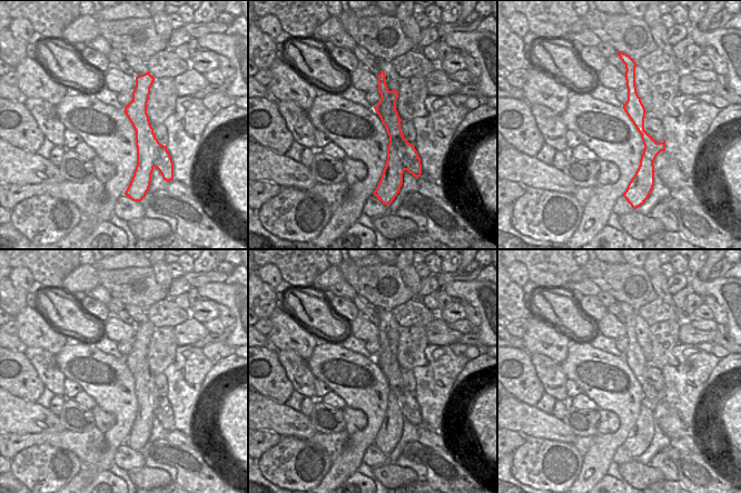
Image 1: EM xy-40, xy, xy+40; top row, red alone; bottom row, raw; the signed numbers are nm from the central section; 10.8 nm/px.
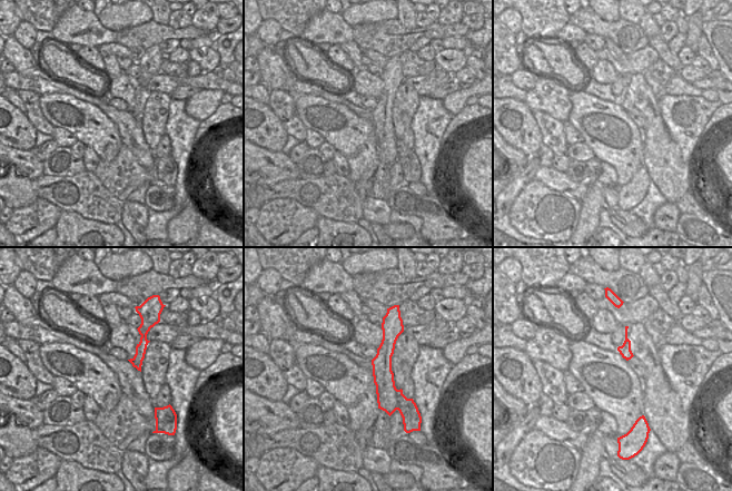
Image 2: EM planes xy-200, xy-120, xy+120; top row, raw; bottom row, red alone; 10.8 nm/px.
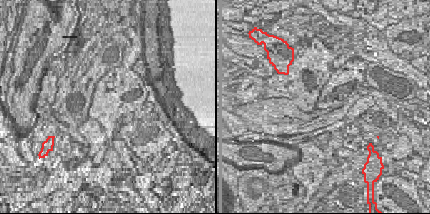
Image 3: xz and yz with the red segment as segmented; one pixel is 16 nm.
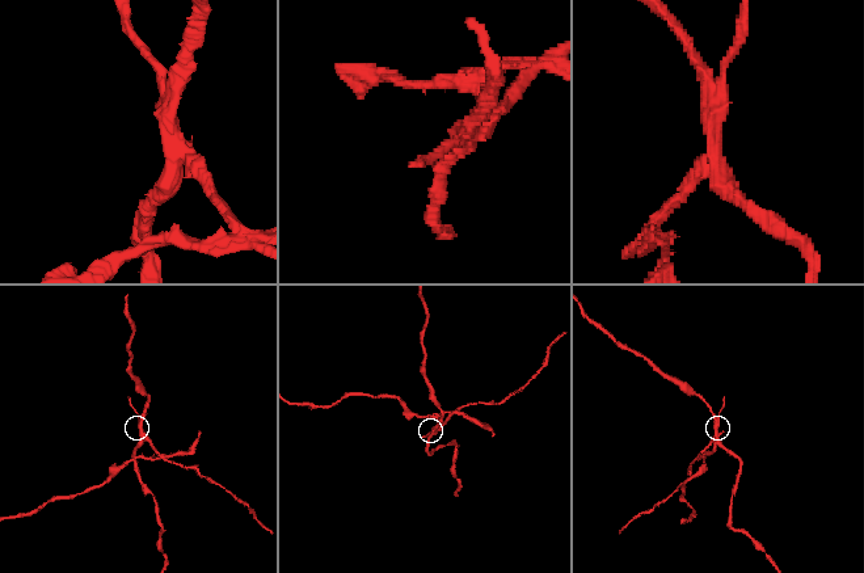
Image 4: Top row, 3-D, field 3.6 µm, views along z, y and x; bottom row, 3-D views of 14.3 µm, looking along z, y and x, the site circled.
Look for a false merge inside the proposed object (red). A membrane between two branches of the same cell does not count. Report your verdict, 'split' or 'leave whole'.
split

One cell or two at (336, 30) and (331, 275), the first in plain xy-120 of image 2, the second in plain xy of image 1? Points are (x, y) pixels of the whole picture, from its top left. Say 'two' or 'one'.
one

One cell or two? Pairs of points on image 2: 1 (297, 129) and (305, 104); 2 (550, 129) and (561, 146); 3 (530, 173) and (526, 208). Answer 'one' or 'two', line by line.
1: two
2: one
3: two

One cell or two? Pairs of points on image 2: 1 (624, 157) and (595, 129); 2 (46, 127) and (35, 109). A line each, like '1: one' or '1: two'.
1: one
2: one

